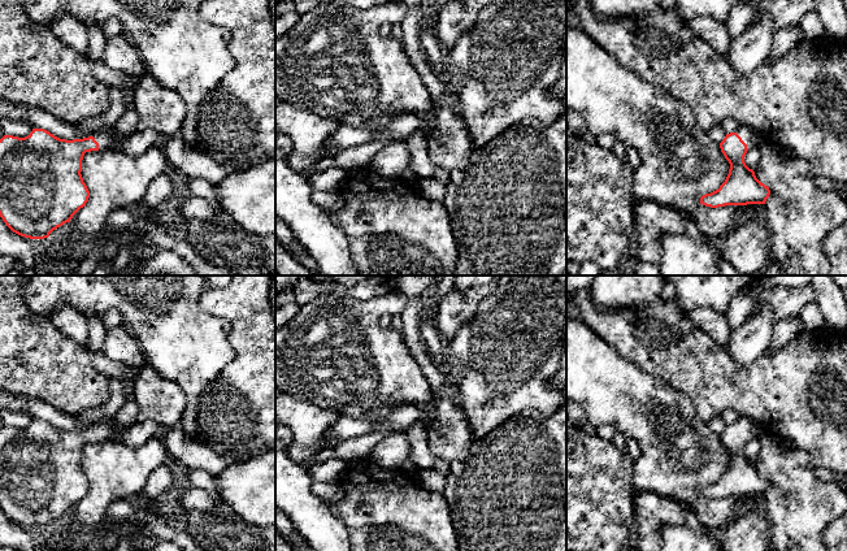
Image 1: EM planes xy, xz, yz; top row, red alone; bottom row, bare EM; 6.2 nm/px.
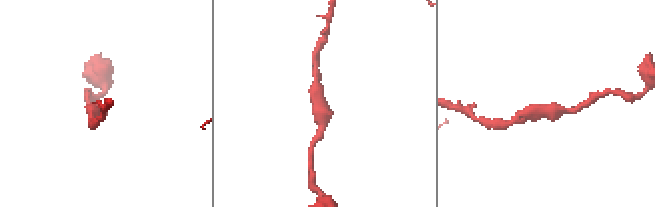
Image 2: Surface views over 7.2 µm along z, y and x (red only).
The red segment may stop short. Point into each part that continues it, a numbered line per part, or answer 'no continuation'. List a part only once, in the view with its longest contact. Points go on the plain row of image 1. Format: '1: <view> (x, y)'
1: yz (750, 428)

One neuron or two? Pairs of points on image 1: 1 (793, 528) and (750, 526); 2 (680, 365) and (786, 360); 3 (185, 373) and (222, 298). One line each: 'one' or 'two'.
1: two
2: one
3: two

